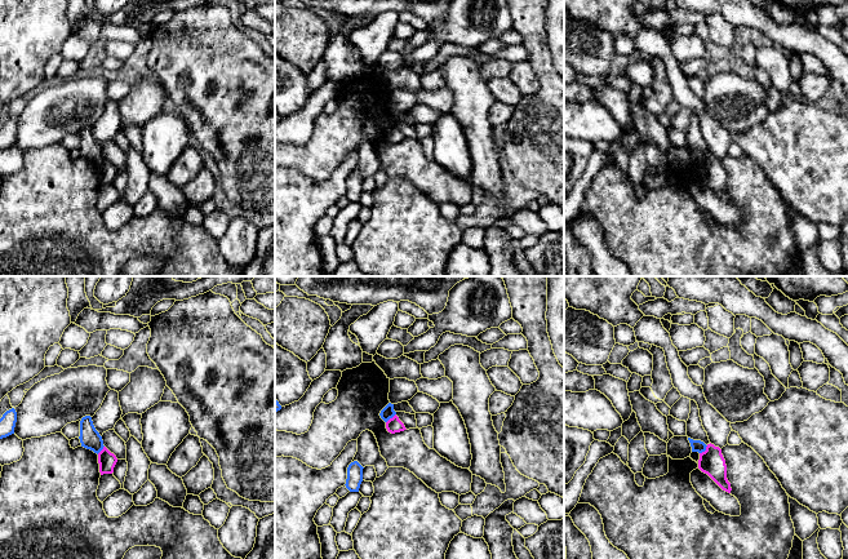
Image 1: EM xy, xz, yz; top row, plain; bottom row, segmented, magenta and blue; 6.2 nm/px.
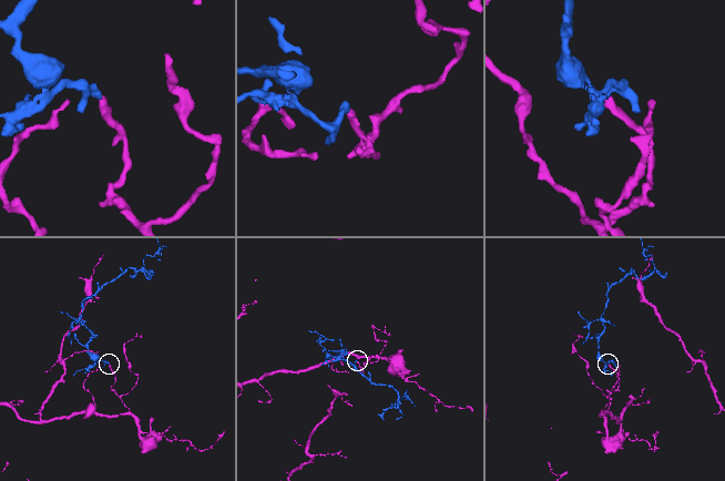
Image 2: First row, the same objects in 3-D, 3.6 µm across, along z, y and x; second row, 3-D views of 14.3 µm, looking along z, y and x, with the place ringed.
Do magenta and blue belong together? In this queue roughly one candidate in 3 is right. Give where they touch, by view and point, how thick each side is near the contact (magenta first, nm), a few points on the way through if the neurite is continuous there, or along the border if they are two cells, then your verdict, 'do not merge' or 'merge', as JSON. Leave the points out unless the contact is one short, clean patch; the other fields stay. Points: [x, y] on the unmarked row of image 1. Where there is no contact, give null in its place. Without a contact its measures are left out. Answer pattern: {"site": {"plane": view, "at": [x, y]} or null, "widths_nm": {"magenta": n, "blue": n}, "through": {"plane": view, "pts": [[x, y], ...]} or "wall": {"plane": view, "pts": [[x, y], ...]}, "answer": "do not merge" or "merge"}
{"site": {"plane": "yz", "at": [705, 162]}, "widths_nm": {"magenta": 160, "blue": 80}, "wall": {"plane": "yz", "pts": [[707, 156], [700, 164]]}, "answer": "do not merge"}

